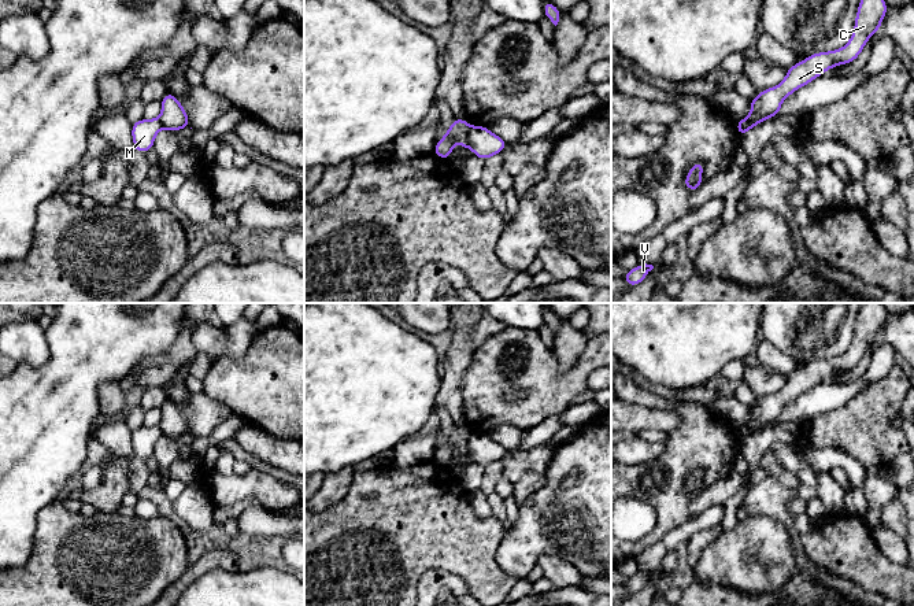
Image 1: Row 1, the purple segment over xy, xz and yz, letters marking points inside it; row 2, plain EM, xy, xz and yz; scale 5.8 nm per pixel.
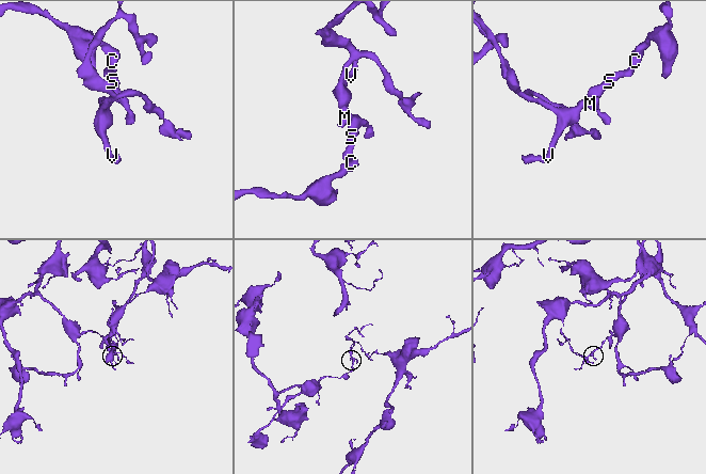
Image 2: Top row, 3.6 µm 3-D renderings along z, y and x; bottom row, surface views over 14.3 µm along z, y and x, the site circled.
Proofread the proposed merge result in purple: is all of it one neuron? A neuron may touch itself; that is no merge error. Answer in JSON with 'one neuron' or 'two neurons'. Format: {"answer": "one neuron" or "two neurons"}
{"answer": "two neurons"}

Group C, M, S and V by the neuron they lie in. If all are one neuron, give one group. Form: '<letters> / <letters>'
C S / M V

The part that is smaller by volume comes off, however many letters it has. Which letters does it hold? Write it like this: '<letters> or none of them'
M, V

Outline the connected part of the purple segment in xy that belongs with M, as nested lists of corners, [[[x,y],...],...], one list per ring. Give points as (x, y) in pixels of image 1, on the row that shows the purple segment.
[[[159,118],[155,119],[140,119],[132,123],[132,137],[137,152],[148,152],[153,148],[153,141],[163,125]]]

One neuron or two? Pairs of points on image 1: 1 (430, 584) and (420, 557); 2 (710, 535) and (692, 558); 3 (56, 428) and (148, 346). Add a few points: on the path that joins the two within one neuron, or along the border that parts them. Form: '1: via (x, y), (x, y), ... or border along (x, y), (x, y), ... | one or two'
1: border along (456, 576), (428, 569), (415, 591) | two
2: via (705, 539), (694, 553) | one
3: via (67, 402), (122, 347) | one

